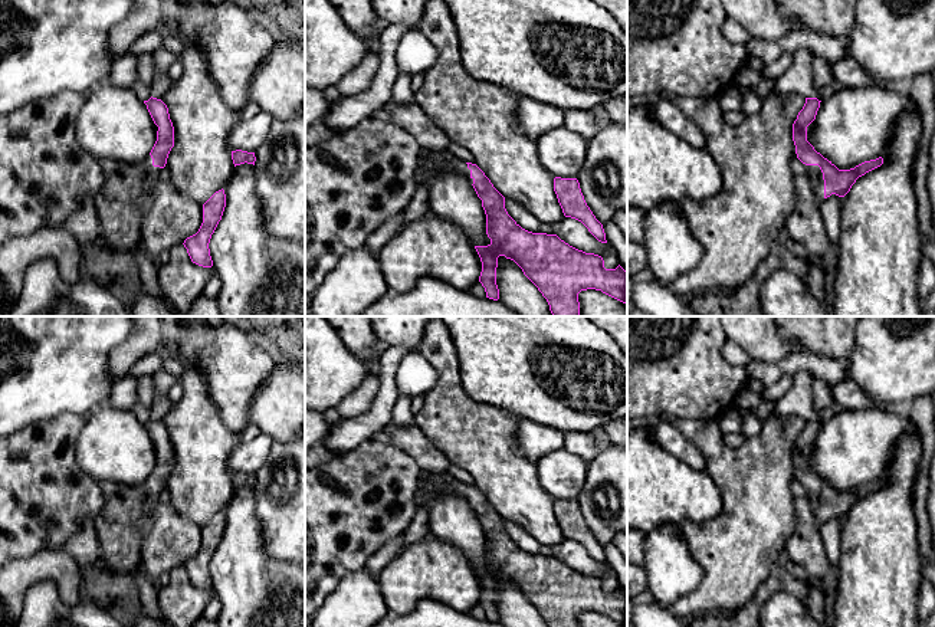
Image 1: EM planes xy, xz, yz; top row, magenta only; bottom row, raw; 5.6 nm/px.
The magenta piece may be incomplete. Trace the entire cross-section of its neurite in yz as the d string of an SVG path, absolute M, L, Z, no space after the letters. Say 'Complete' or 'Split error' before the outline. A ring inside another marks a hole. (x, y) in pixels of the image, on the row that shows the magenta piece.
Split error. M806 98L804 106L793 124L795 154L806 167L806 175L816 190L818 204L831 194L844 197L859 177L883 164L883 158L879 157L850 170L839 170L831 161L817 152L807 141L807 127L816 119L820 102L817 98Z

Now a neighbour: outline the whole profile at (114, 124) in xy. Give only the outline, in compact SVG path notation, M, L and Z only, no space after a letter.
M104 82L86 93L75 129L96 160L135 164L150 155L158 127L132 88Z

